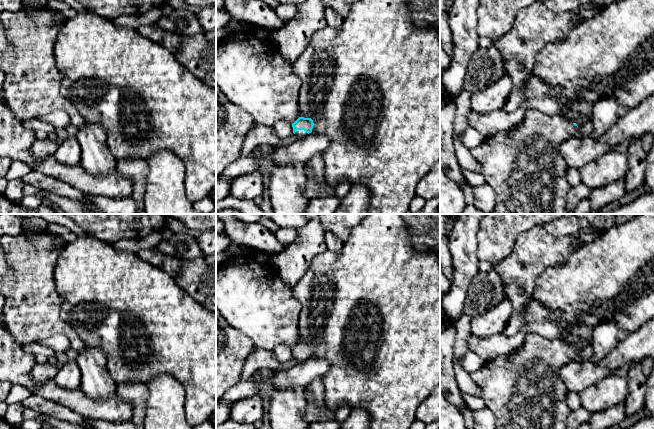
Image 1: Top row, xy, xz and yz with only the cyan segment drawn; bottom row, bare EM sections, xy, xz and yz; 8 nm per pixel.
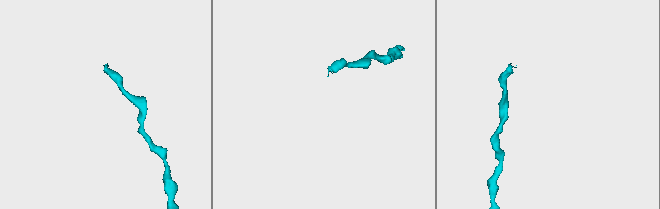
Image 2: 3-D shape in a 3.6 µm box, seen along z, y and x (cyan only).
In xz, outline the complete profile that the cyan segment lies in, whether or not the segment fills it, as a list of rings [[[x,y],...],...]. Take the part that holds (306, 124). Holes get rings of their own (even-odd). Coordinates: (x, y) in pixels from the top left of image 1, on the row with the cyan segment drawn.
[[[299,117],[293,124],[293,133],[297,135],[298,139],[303,138],[312,132],[314,123],[311,118]]]

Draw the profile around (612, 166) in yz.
[[[608,151],[593,162],[579,169],[580,179],[591,190],[625,179],[628,170],[626,154]]]

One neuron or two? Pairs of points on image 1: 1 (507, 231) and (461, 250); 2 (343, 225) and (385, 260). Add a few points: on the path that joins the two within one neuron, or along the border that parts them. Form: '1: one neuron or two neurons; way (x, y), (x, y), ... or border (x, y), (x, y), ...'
1: two neurons; border (480, 224), (478, 231), (478, 260)
2: two neurons; border (358, 224), (352, 229), (349, 237), (344, 242)

